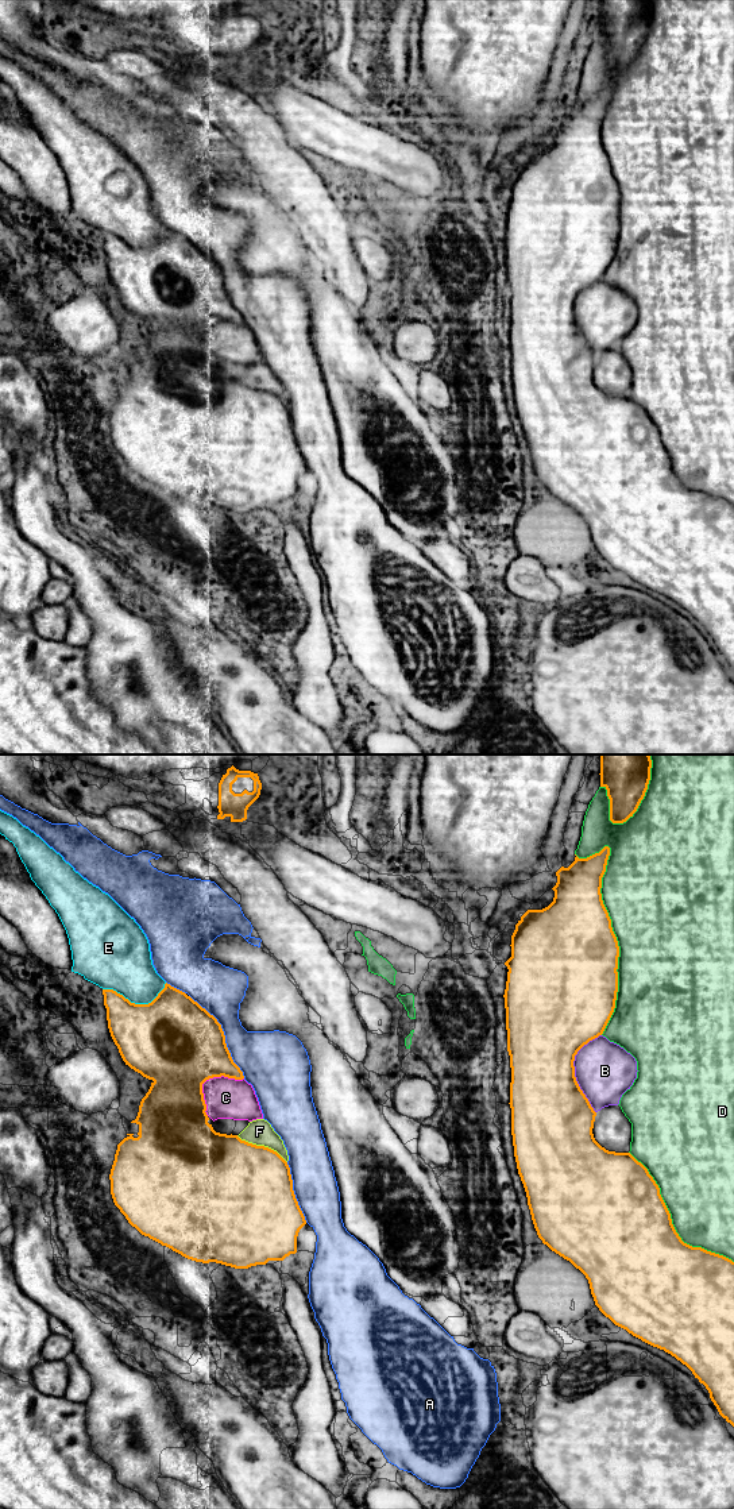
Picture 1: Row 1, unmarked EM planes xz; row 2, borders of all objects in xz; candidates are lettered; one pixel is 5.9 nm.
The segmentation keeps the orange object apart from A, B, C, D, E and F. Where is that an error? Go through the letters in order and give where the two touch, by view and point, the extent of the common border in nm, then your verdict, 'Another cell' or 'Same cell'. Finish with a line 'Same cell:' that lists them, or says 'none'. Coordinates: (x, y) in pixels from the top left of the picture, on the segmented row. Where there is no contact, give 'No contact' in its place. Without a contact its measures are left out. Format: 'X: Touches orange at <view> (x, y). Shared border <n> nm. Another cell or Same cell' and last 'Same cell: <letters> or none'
A: Touches orange at xz (224, 1035). Shared border 600 nm. Another cell
B: Touches orange at xz (574, 1071). Shared border 480 nm. Another cell
C: Touches orange at xz (208, 1079). Shared border 320 nm. Another cell
D: Touches orange at xz (615, 940). Shared border 1150 nm. Another cell
E: Touches orange at xz (134, 1003). Shared border 380 nm. Another cell
F: Touches orange at xz (262, 1146). Shared border 340 nm. Another cell
Same cell: none

